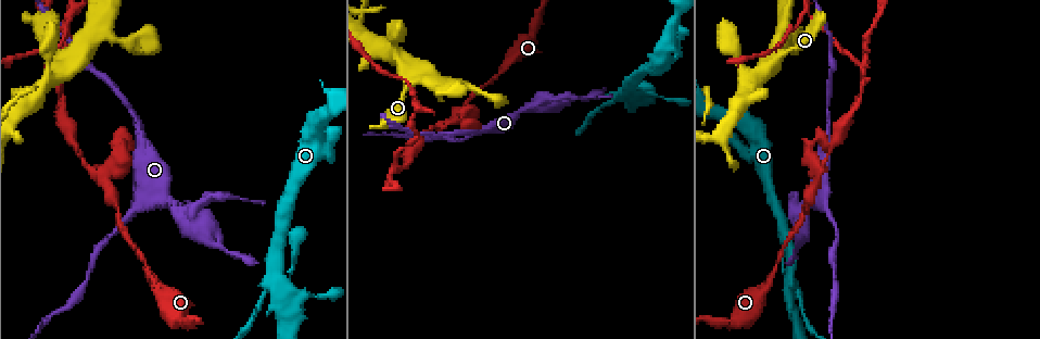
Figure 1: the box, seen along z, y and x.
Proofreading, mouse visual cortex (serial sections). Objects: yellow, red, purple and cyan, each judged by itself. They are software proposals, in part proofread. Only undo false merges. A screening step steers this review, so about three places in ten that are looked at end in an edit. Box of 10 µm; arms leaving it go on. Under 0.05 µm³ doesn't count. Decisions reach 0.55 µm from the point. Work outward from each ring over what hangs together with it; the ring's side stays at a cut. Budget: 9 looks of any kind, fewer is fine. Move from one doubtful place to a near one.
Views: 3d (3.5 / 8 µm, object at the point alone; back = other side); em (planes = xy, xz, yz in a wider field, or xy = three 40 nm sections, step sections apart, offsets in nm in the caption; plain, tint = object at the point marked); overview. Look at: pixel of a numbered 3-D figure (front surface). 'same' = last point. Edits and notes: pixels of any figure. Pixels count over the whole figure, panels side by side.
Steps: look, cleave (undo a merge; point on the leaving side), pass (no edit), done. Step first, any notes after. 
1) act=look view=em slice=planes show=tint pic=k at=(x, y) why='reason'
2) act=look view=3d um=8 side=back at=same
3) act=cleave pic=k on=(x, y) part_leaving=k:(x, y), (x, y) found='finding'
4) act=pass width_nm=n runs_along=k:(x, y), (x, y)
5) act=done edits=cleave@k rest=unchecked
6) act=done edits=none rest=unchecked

act=look view=3d um=3.5 pic=1 at=(191, 223) why='three arms meet'

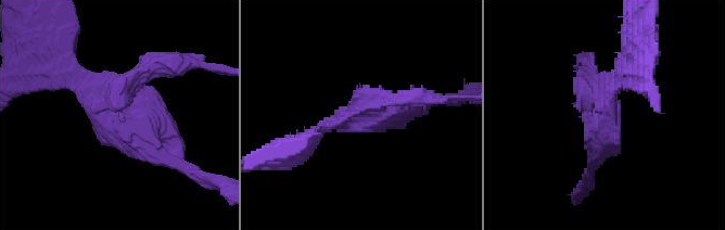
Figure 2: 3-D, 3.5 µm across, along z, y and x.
act=look view=em slice=xy step=2 show=plain pic=2 at=(605, 113) why='now the EM'

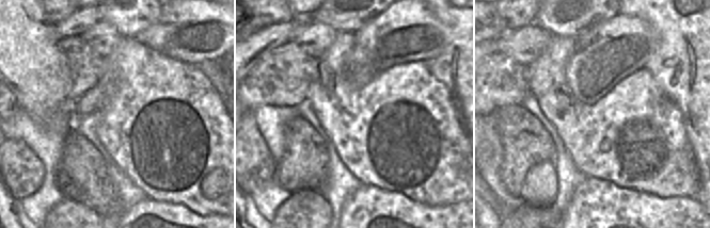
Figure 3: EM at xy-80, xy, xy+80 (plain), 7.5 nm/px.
act=look view=em slice=xy step=2 show=tint at=same

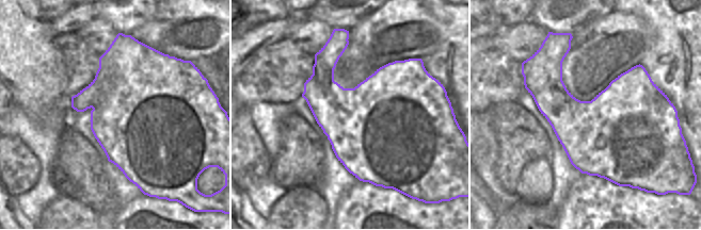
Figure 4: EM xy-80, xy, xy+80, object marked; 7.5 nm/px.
act=cleave pic=2 on=(165, 61) part_leaving=2:(123, 100), (156, 61), (210, 64) found='a second cell is stuck on'

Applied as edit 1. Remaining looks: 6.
act=look view=overview

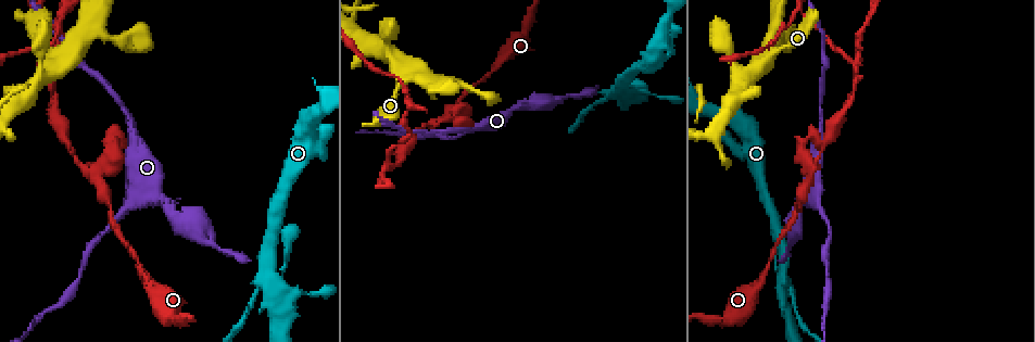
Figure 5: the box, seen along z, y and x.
act=look view=3d um=3.5 pic=5 at=(97, 178) why='side arm on a straight run'

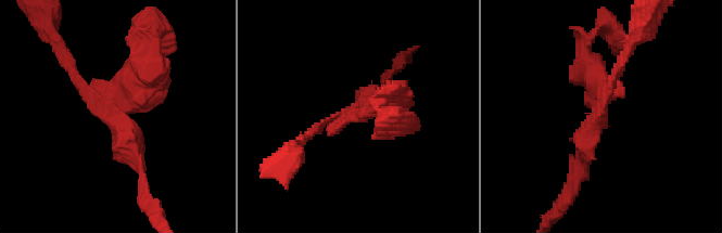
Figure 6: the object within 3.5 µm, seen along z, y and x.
act=pass arm_widths_nm=150,150,350 found='all the same cell'

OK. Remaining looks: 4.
act=look view=3d um=3.5 pic=5 at=(50, 88) why='three arms meet'

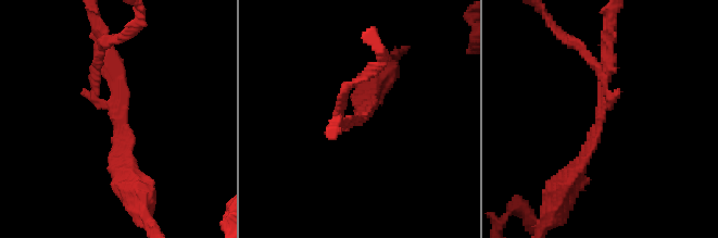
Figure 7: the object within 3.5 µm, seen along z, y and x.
act=look view=em slice=xy step=5 show=tint pic=7 at=(357, 112) arms=3 arm_widths_nm=150,150,200

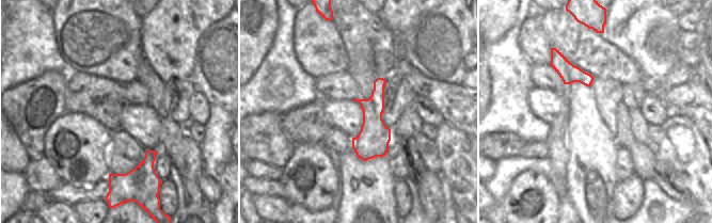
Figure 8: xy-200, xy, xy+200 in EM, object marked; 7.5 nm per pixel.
act=pass width_nm=240 runs_along=7:(131, 176), (125, 129), (95, 97), (98, 57) found='continuous, no second cell'

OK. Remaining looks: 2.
act=look view=em slice=xy step=2 show=tint pic=5 at=(132, 37) why='narrows sharply'

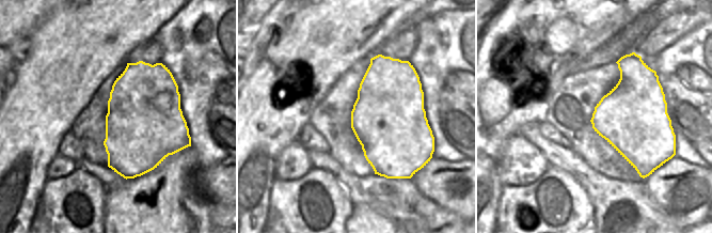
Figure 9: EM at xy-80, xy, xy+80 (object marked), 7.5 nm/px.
act=look view=3d um=3.5 at=same

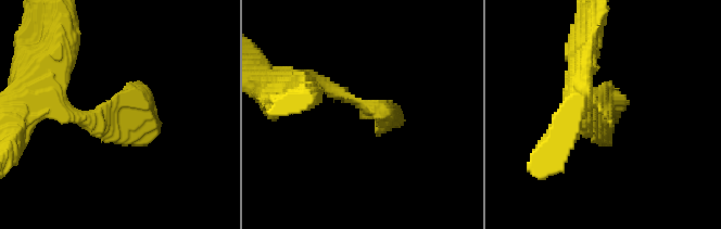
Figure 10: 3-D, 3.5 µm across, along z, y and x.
act=pass found='one cell here'

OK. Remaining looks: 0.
act=done edits=cleave@2 rest=unchecked

